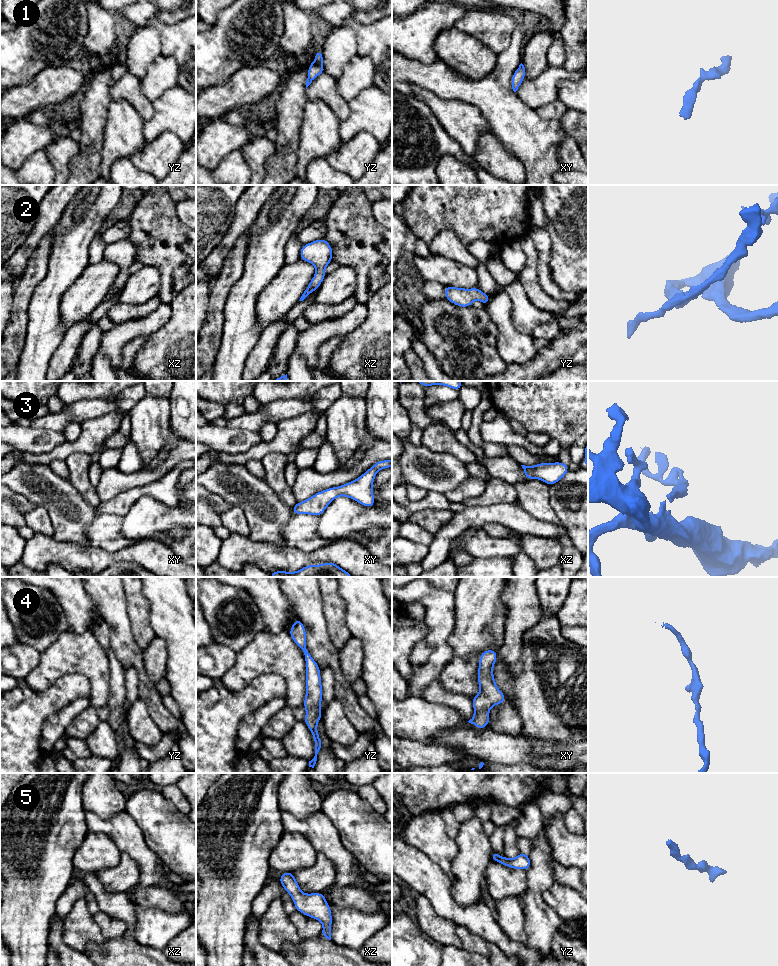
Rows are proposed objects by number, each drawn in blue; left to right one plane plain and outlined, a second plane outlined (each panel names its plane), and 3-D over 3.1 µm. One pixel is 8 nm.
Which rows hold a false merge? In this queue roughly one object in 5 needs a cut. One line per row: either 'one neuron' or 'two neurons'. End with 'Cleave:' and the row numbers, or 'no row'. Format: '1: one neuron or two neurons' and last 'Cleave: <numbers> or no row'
1: one neuron
2: one neuron
3: one neuron
4: one neuron
5: one neuron
Cleave: no row

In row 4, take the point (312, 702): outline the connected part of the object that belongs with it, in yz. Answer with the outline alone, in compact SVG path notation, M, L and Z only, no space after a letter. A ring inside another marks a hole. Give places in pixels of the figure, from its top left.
M299 618L294 620L294 623L289 631L289 634L296 645L303 651L306 661L306 695L304 699L304 707L306 716L304 723L312 732L312 738L315 743L315 756L309 761L309 767L314 768L317 761L317 754L321 748L320 735L317 730L317 723L322 719L321 701L322 701L322 685L320 668L316 661L306 648L306 630Z

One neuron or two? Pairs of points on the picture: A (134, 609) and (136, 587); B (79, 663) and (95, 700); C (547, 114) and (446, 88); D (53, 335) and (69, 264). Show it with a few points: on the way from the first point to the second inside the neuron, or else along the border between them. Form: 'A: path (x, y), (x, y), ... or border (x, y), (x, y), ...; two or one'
A: path (134, 604), (135, 592); one
B: path (88, 671), (96, 679), (96, 691); one
C: border (534, 110), (542, 118), (558, 120); two
D: path (51, 317), (51, 289), (56, 282); one

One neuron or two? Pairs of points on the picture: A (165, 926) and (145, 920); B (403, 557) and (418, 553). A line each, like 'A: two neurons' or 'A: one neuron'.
A: one neuron
B: one neuron

